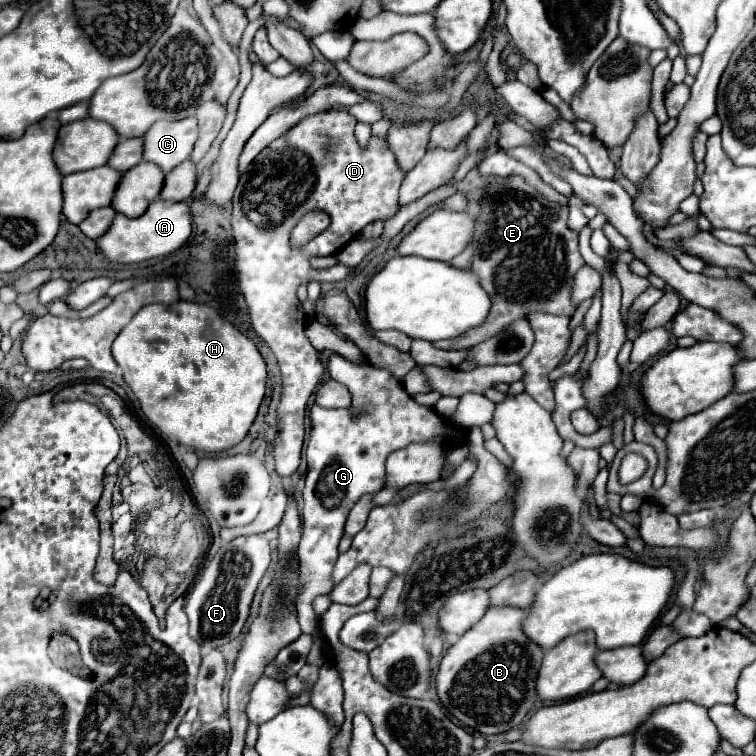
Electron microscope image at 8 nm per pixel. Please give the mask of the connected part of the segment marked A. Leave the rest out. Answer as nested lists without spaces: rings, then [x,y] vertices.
[[[155,199],[149,203],[147,211],[141,217],[129,219],[117,213],[107,233],[103,233],[95,243],[107,261],[119,263],[119,265],[131,265],[131,263],[139,263],[139,261],[147,261],[153,257],[163,257],[163,255],[173,253],[187,241],[189,235],[191,235],[189,207],[183,201],[171,203],[171,201]]]

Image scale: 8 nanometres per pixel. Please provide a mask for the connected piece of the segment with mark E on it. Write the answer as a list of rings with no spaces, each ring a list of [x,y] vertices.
[[[473,167],[461,181],[453,183],[453,185],[443,185],[439,189],[433,189],[431,193],[423,195],[419,199],[419,203],[409,203],[407,207],[401,207],[399,213],[391,219],[391,223],[385,223],[383,235],[375,241],[351,241],[347,247],[343,247],[337,253],[337,261],[347,265],[347,267],[357,267],[359,261],[375,247],[379,245],[383,239],[391,239],[393,235],[397,235],[403,225],[407,221],[411,221],[413,217],[417,217],[419,213],[423,213],[427,207],[437,205],[441,199],[445,199],[447,195],[455,195],[455,193],[463,193],[467,195],[467,209],[465,211],[479,211],[473,213],[473,221],[475,221],[475,229],[473,229],[473,241],[467,243],[467,247],[449,261],[451,267],[455,269],[471,269],[481,287],[485,289],[485,293],[491,299],[491,311],[485,319],[483,325],[473,327],[469,331],[465,331],[463,335],[455,337],[451,343],[453,347],[449,347],[449,341],[437,341],[433,343],[437,349],[465,349],[465,347],[473,347],[477,343],[481,343],[483,339],[489,339],[491,335],[497,335],[503,327],[507,327],[511,321],[525,317],[529,311],[545,311],[551,315],[571,315],[575,311],[575,307],[569,301],[569,293],[571,293],[571,279],[575,275],[575,271],[585,263],[583,257],[577,251],[577,233],[571,231],[565,223],[567,223],[567,207],[549,203],[547,199],[543,199],[531,185],[527,185],[519,175],[509,175],[509,177],[493,177],[493,175],[479,175],[479,167]]]

